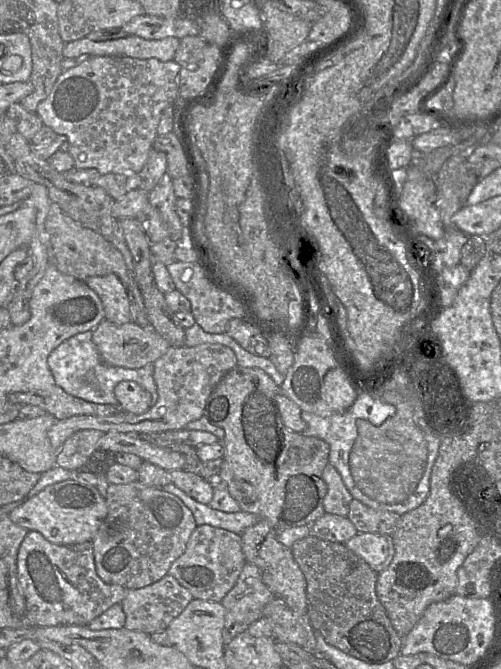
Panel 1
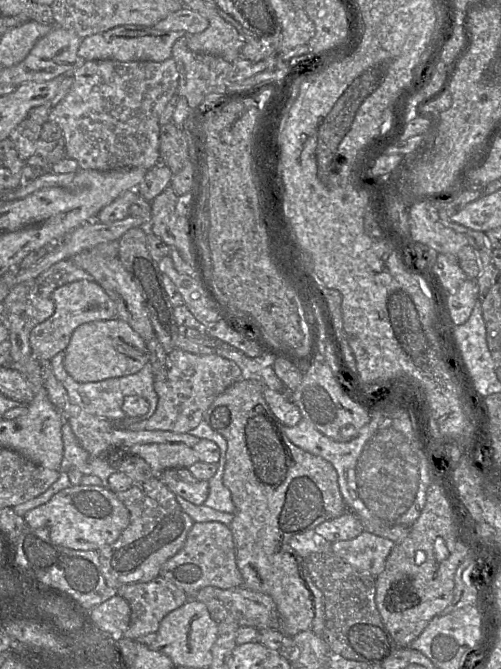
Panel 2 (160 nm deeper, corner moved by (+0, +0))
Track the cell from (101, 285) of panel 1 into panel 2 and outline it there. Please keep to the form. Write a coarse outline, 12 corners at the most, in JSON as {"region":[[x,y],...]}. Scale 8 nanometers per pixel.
{"region":[[64,259],[14,285],[5,315],[26,315],[36,326],[55,311],[53,291],[94,278]]}

